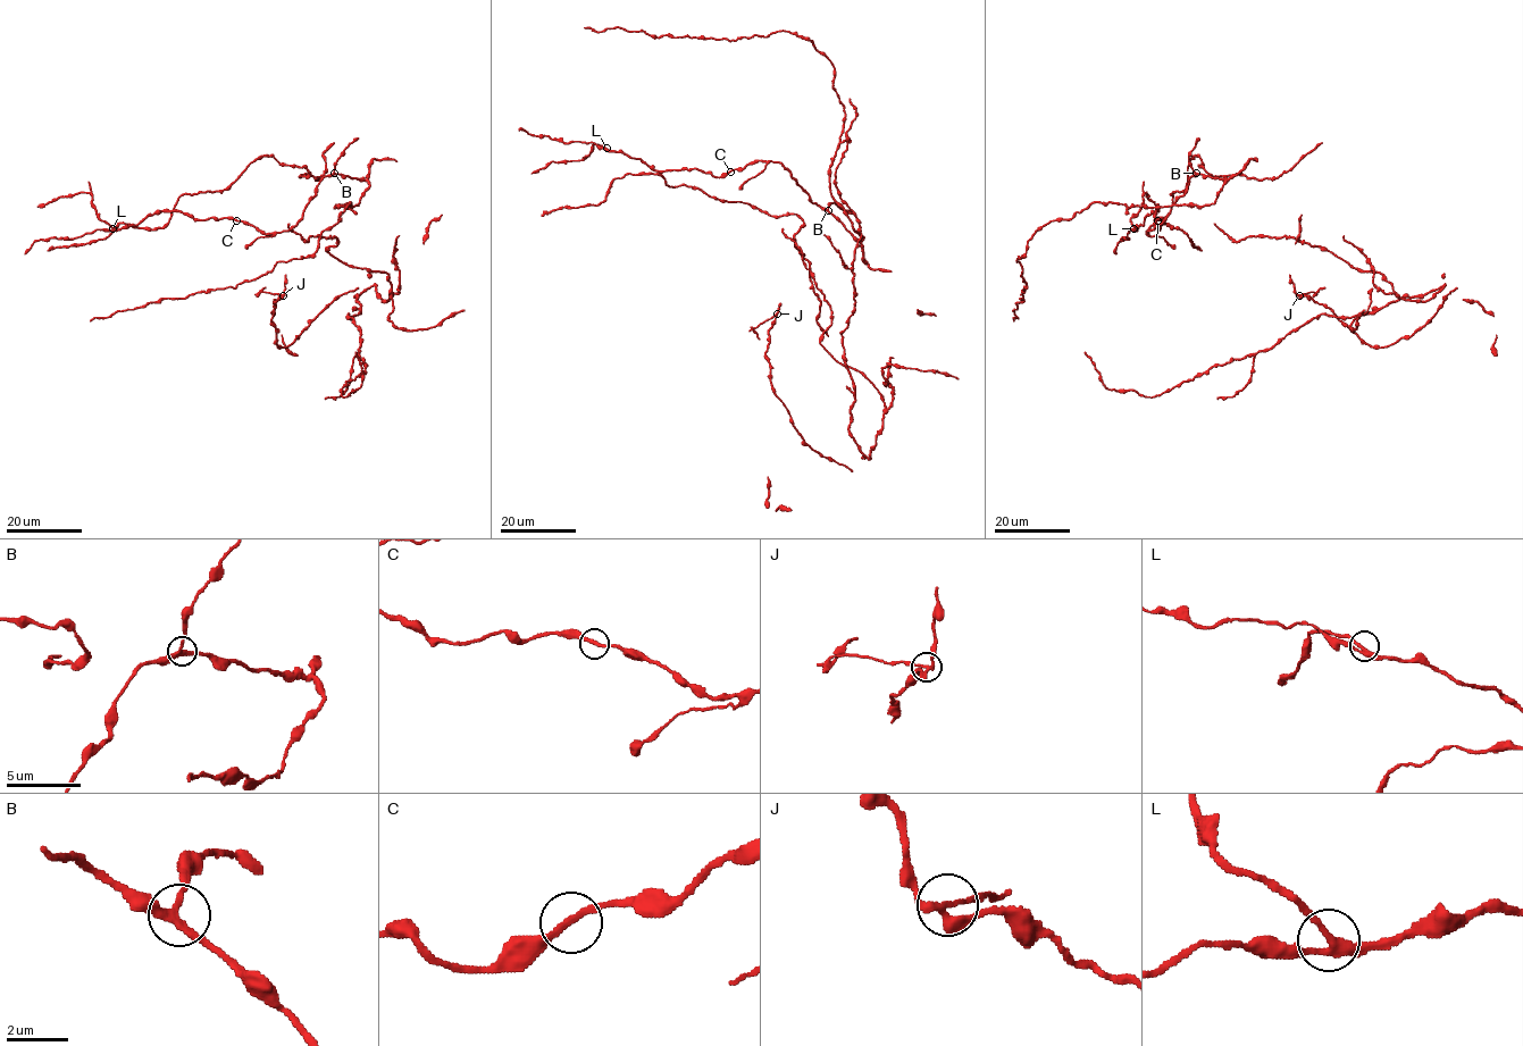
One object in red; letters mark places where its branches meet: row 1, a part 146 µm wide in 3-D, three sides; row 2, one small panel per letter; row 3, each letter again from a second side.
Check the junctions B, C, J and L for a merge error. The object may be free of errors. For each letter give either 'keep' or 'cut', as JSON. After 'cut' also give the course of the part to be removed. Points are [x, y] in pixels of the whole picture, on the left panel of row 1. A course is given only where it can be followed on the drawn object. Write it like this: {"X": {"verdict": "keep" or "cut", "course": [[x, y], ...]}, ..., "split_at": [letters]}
{"B": {"verdict": "keep"}, "C": {"verdict": "keep"}, "J": {"verdict": "cut", "course": [[283, 294], [259, 293], [265, 287]]}, "L": {"verdict": "keep"}, "split_at": ["J"]}

